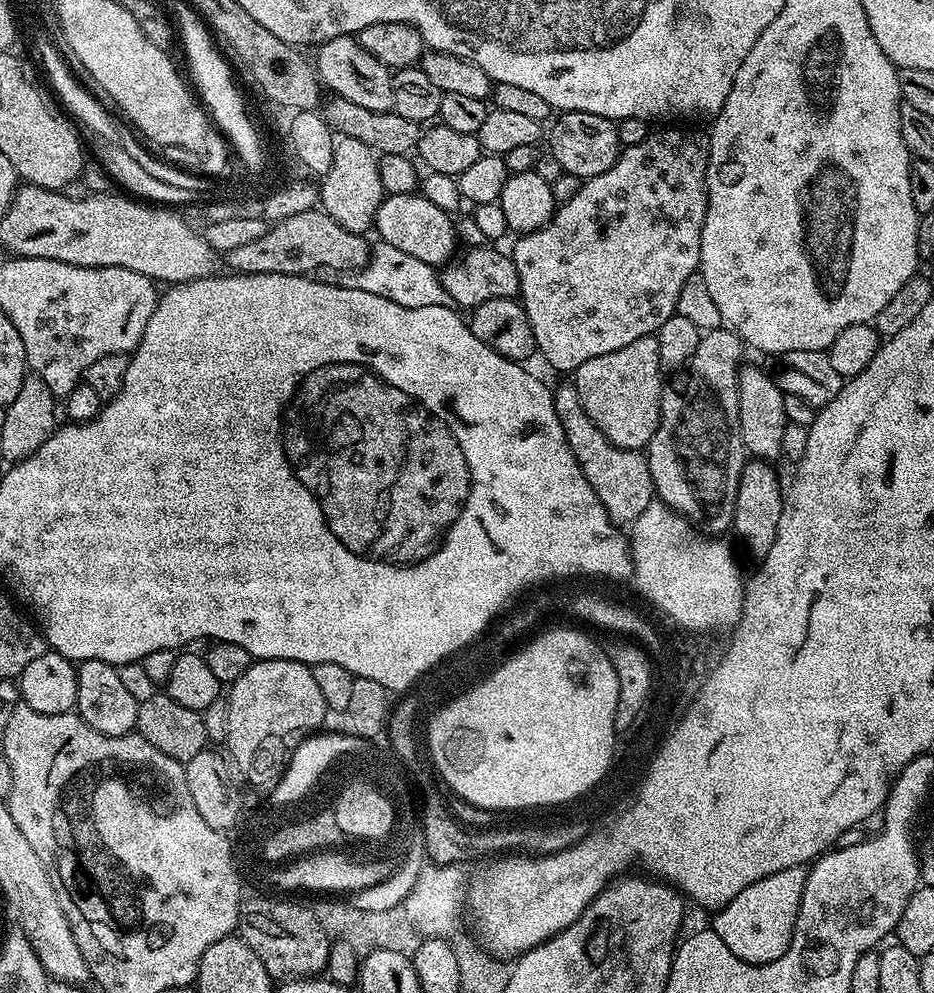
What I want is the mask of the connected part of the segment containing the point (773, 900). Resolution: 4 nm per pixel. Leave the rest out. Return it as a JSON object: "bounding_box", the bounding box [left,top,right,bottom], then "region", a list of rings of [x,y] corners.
{"bounding_box":[714,867,807,964],"region":[[[807,867],[787,868],[746,886],[738,898],[715,913],[714,930],[718,938],[722,938],[722,942],[726,942],[726,946],[738,954],[738,958],[751,964],[769,964],[782,958],[792,941],[807,877]]]}

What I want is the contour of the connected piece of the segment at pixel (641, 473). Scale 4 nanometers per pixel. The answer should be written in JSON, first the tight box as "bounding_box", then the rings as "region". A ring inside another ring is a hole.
{"bounding_box":[552,383,654,526],"region":[[[575,383],[555,385],[552,401],[554,410],[562,422],[566,442],[570,442],[570,450],[574,450],[574,458],[578,462],[578,466],[582,470],[582,474],[586,474],[586,482],[590,482],[590,486],[594,486],[594,494],[598,494],[606,514],[617,526],[631,526],[654,501],[652,475],[647,455],[643,451],[635,452],[614,447],[606,438],[606,434],[602,434],[602,430],[598,430],[598,426],[594,426],[594,422],[590,422],[590,418],[578,398]]]}

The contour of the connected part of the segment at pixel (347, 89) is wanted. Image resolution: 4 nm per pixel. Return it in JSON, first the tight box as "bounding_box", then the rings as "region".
{"bounding_box":[314,35,393,112],"region":[[[355,35],[339,36],[328,40],[315,49],[314,67],[321,85],[329,88],[332,96],[340,96],[346,102],[354,102],[354,106],[362,106],[362,110],[371,112],[392,111],[392,78],[393,73],[378,58],[366,54],[362,50],[359,39]]]}

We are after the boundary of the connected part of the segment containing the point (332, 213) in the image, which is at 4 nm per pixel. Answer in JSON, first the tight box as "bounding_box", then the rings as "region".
{"bounding_box":[319,136,385,233],"region":[[[340,136],[334,146],[334,162],[330,162],[330,170],[319,181],[319,207],[338,226],[351,232],[367,233],[375,225],[376,211],[385,198],[382,178],[378,178],[378,156],[366,142],[358,142],[358,138]]]}

